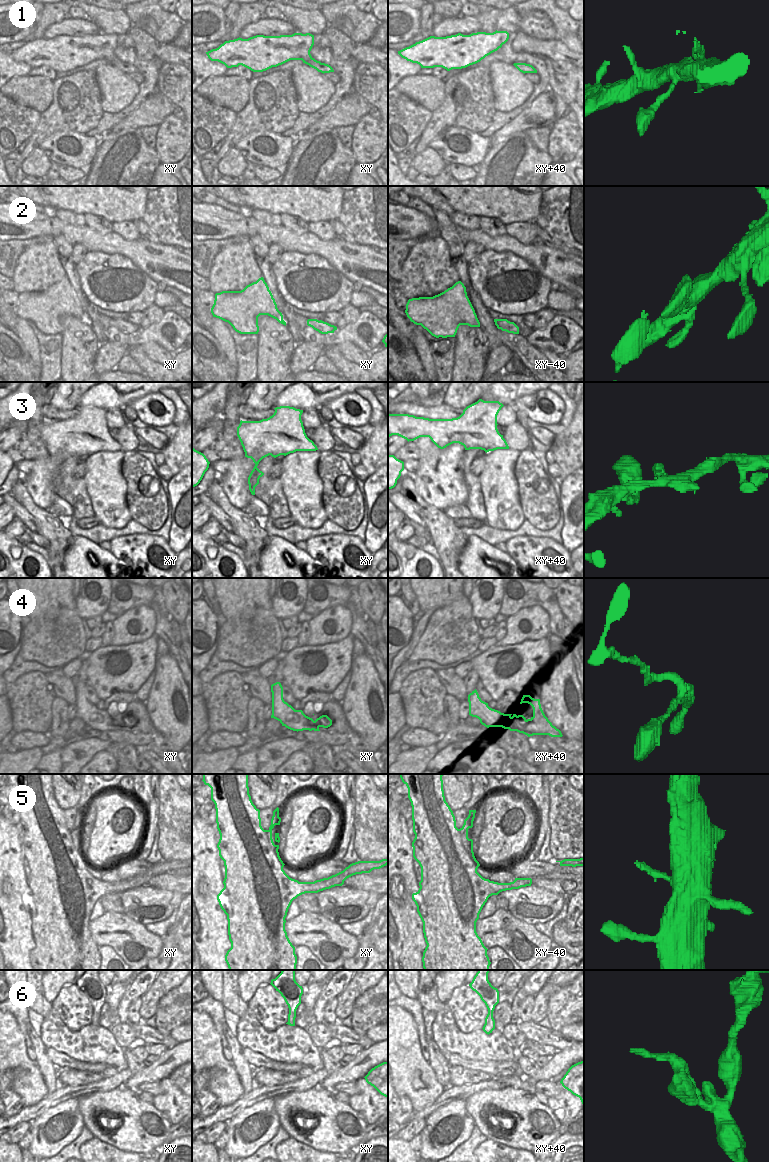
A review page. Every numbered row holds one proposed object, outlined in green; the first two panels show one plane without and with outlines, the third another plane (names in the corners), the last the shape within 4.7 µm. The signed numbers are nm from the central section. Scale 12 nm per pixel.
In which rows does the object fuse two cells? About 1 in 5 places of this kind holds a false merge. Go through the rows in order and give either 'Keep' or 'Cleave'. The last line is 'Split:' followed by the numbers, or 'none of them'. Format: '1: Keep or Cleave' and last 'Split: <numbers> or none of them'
1: Cleave
2: Keep
3: Keep
4: Keep
5: Keep
6: Keep
Split: 1

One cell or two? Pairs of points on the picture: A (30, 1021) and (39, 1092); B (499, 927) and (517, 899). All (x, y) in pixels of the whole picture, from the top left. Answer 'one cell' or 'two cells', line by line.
A: two cells
B: two cells

